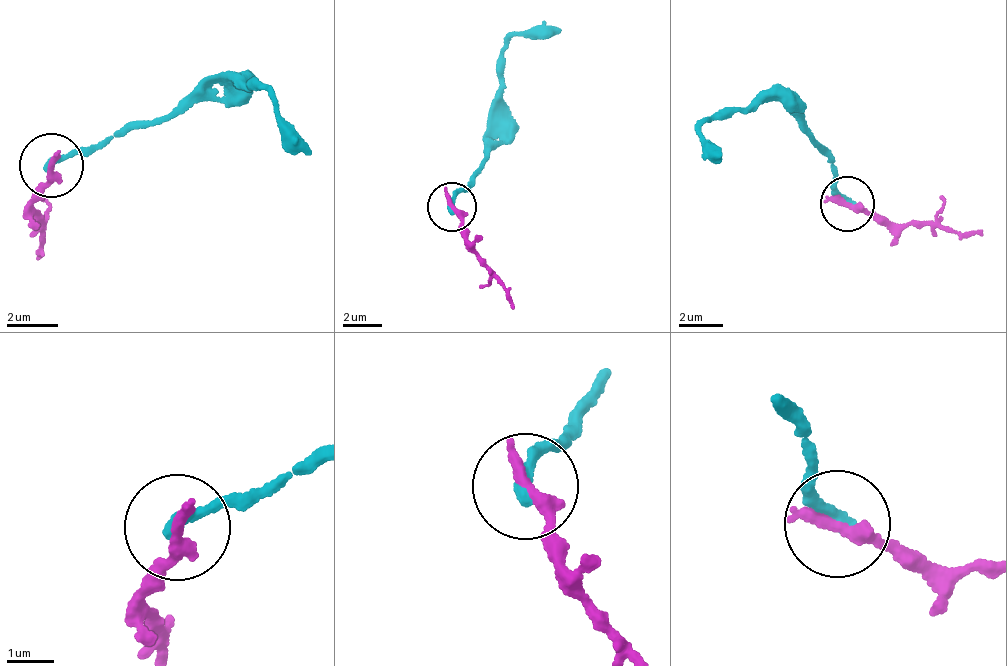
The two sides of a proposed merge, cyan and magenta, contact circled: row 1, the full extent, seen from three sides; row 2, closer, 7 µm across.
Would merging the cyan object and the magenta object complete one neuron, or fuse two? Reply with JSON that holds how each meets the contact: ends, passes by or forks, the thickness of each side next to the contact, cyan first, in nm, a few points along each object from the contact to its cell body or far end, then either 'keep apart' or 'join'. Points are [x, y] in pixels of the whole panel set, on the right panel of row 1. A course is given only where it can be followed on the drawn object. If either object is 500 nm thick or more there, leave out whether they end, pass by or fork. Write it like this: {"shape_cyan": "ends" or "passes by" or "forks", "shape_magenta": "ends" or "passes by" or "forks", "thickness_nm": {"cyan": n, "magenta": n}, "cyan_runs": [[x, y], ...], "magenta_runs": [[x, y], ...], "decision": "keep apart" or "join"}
{"shape_cyan": "ends", "shape_magenta": "ends", "thickness_nm": {"cyan": 280, "magenta": 360}, "cyan_runs": [[847, 201], [788, 100], [760, 94], [703, 125], [715, 155]], "magenta_runs": [[847, 201], [899, 224], [984, 230]], "decision": "keep apart"}

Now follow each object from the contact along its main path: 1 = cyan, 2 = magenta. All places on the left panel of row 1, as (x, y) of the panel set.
1: (53, 164), (240, 71), (267, 93), (312, 151)
2: (53, 164), (29, 205), (42, 256)

